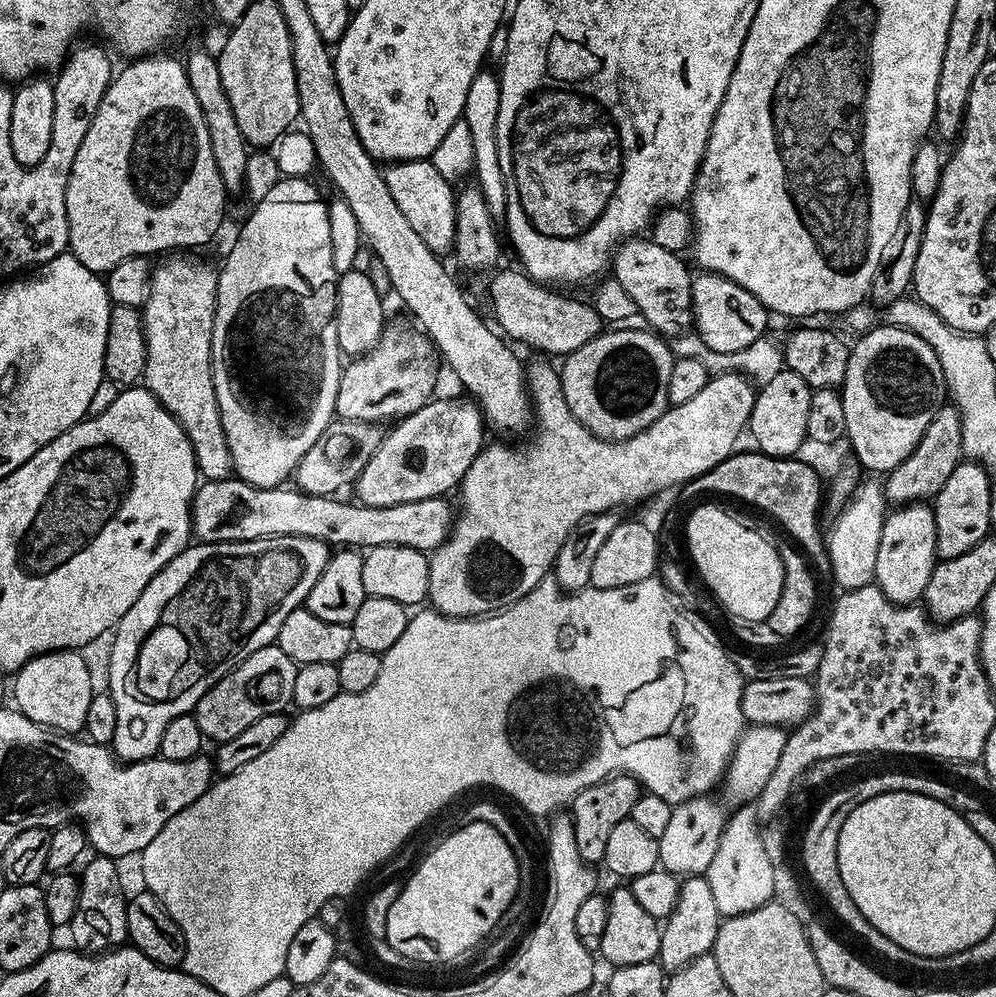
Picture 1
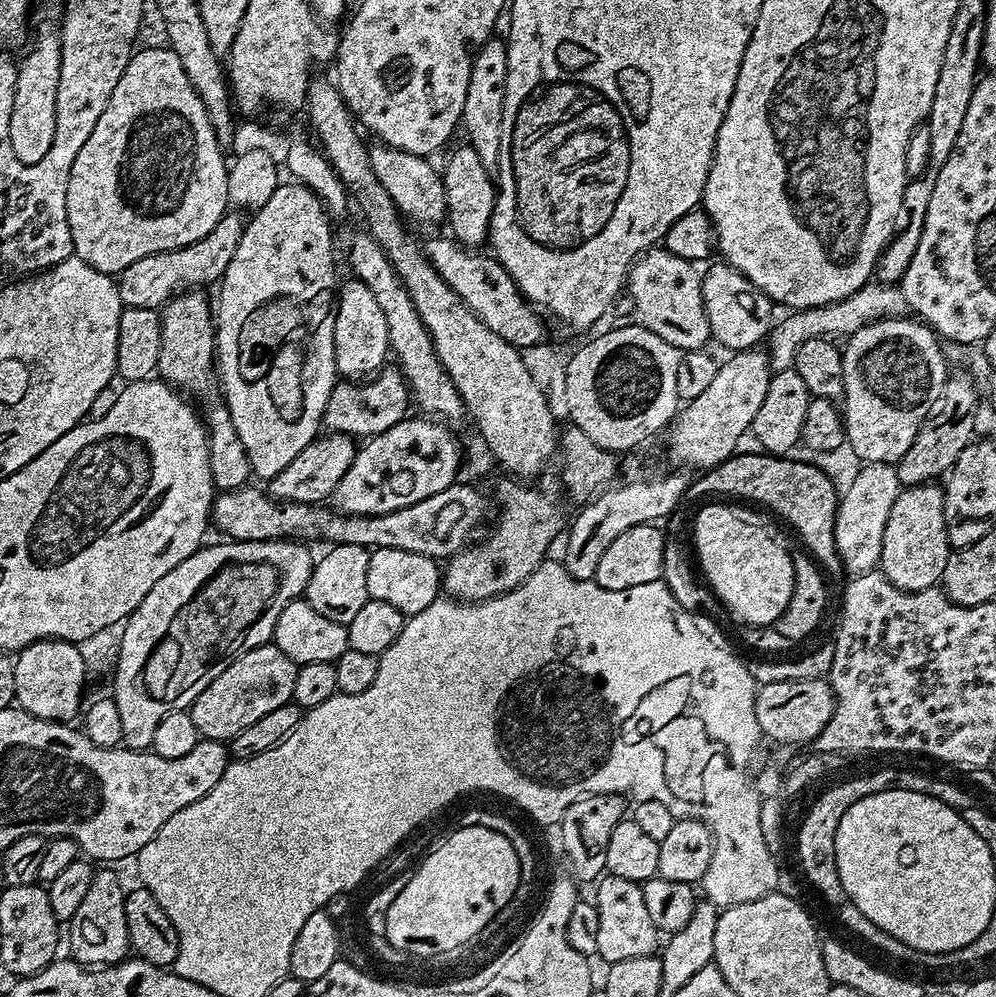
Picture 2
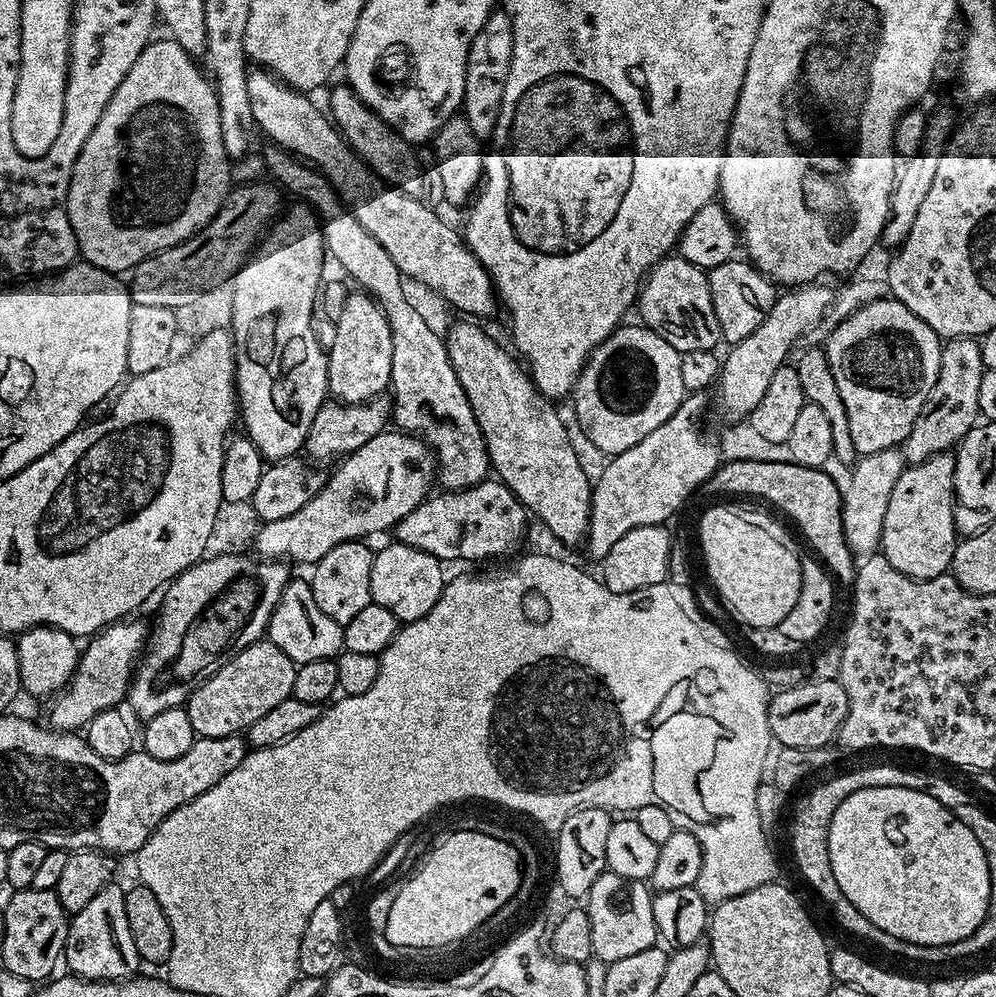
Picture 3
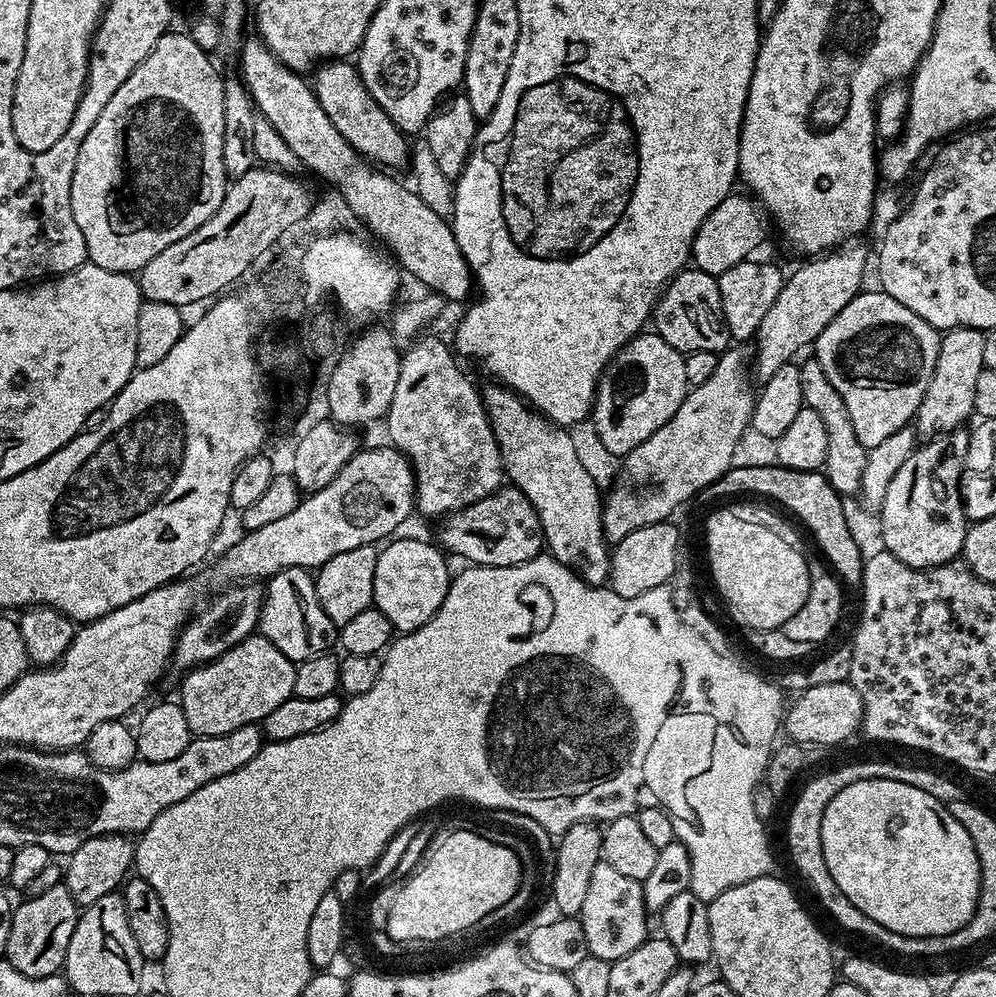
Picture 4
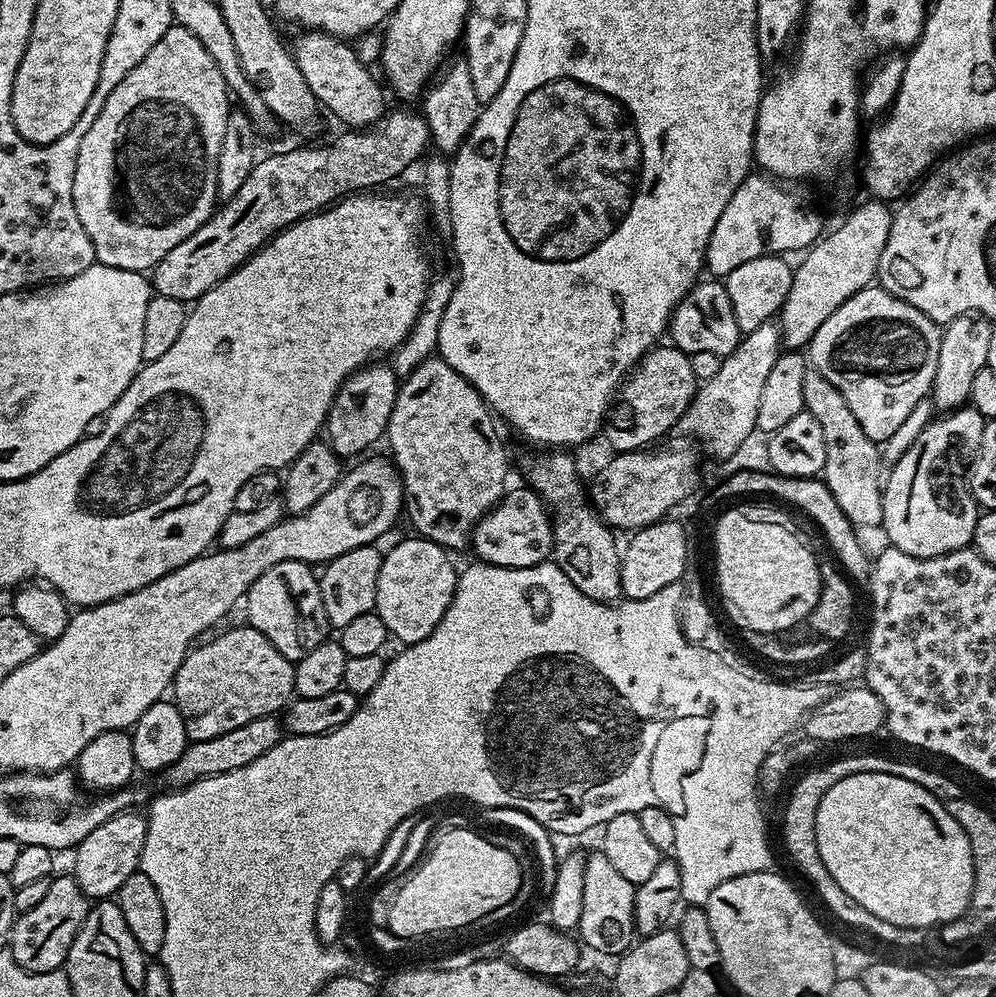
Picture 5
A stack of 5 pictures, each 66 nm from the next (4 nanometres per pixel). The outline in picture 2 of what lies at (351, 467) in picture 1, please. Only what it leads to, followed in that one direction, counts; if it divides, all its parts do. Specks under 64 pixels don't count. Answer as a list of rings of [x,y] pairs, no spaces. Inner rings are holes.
[[[340,432],[321,435],[311,440],[306,450],[302,450],[302,454],[298,454],[298,458],[292,459],[290,466],[286,466],[286,470],[278,470],[278,474],[267,481],[266,491],[273,500],[285,504],[319,504],[327,501],[342,474],[350,470],[350,462],[354,462],[357,451],[358,444],[353,437],[344,436]]]

